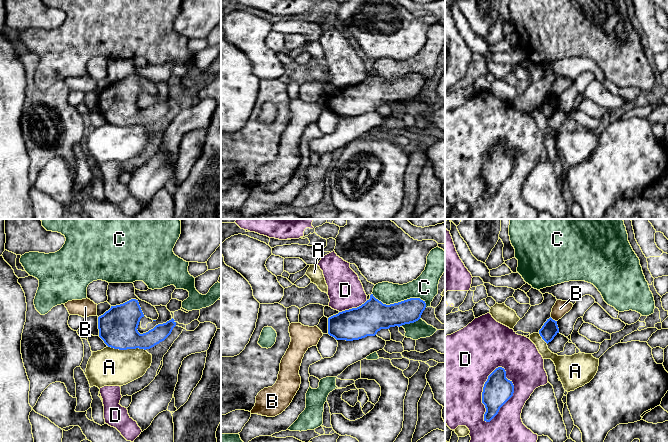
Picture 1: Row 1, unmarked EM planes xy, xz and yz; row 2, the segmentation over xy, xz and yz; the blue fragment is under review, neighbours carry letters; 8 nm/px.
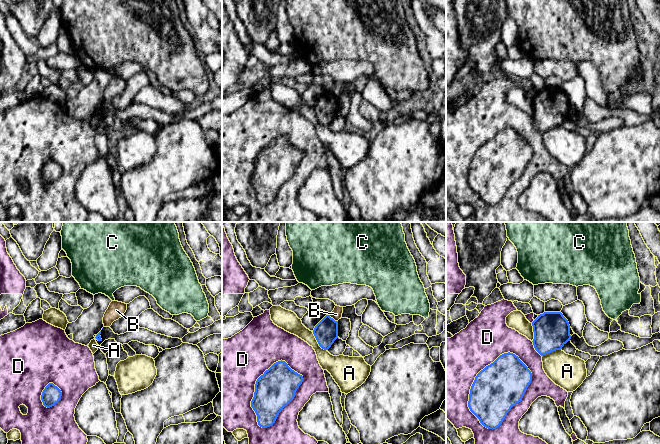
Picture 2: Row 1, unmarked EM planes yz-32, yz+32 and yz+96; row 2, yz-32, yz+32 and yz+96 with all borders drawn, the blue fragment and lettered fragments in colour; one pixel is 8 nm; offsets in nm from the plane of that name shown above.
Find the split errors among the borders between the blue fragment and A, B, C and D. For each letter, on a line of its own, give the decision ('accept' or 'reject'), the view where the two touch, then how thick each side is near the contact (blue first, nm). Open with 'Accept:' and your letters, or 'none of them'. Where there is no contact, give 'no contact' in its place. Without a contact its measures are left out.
Accept: none of them
A: reject; contact in xy; calibres 300 and 300 nm
B: reject; contact in yz; calibres 140 and 120 nm
C: reject; contact in xz; calibres 240 and 200 nm
D: reject; contact in yz; calibres 240 and 500 nm

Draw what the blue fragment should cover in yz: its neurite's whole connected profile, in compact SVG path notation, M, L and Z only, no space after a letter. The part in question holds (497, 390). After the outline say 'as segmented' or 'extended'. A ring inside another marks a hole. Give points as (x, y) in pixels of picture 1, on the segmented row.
M502 367L496 368L484 384L482 403L486 412L484 421L490 422L499 412L500 408L513 396L514 385L506 378L506 371Z; as segmented

